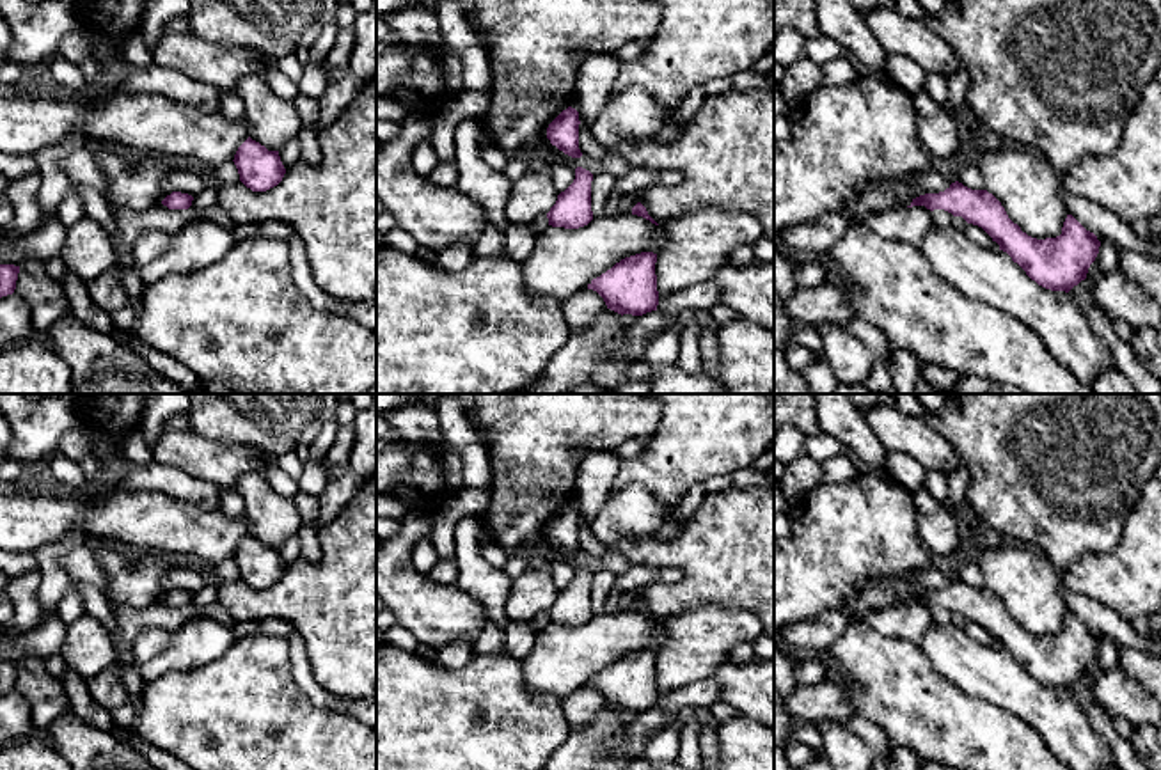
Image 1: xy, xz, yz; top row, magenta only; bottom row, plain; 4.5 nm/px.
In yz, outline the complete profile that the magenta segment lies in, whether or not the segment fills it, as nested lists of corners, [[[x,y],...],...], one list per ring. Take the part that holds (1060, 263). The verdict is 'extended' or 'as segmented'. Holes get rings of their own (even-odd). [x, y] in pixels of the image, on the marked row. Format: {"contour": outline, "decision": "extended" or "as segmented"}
{"contour": [[[959,181],[944,192],[912,199],[907,208],[912,206],[925,206],[930,211],[944,209],[953,216],[962,216],[968,224],[982,227],[1031,280],[1051,291],[1069,293],[1085,280],[1101,247],[1097,236],[1072,215],[1067,215],[1060,236],[1031,238],[1008,218],[992,193],[971,190]]], "decision": "as segmented"}

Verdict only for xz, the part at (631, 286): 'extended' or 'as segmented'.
as segmented

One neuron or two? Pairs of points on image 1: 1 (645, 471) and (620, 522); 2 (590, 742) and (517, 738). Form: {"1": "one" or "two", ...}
{"1": "two", "2": "two"}

